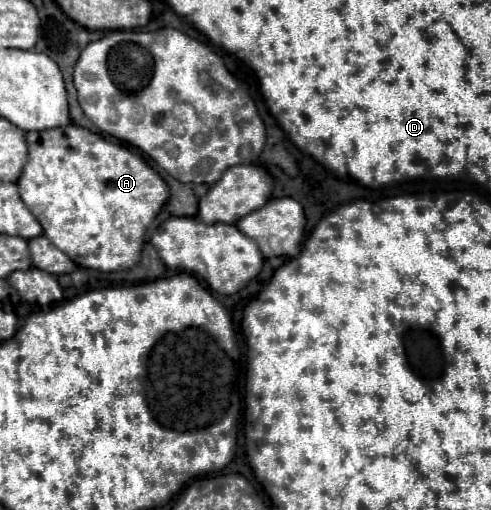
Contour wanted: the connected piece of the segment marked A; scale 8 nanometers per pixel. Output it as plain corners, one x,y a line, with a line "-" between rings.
73,123
59,129
31,131
27,133
27,145
29,161
17,181
17,187
23,203
41,223
43,235
53,241
57,249
69,255
75,265
85,269
125,271
137,265
141,259
145,231
169,197
169,187
159,173
123,144
106,140

